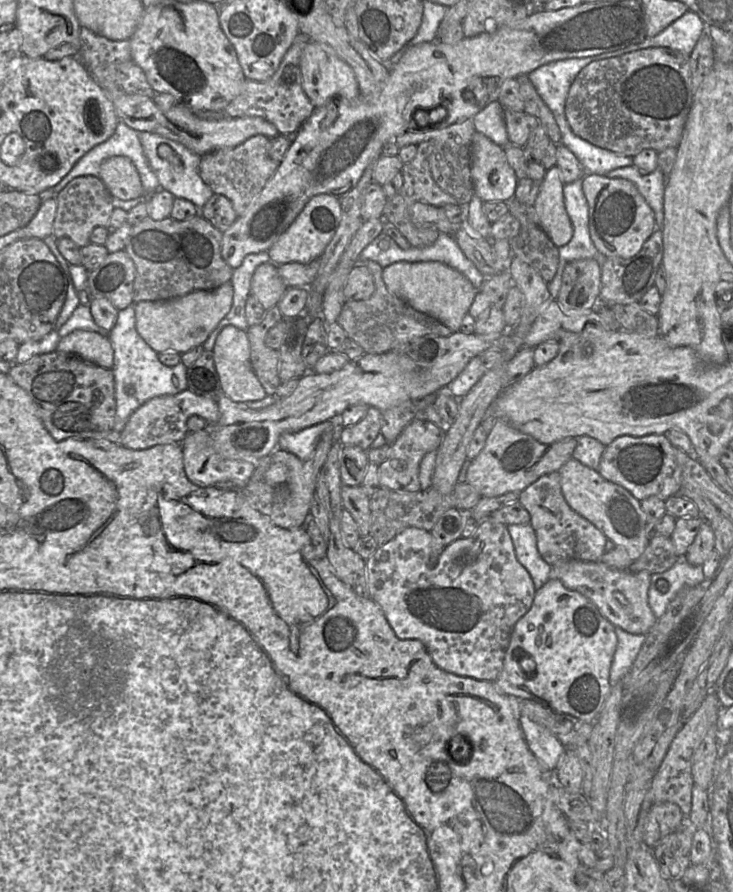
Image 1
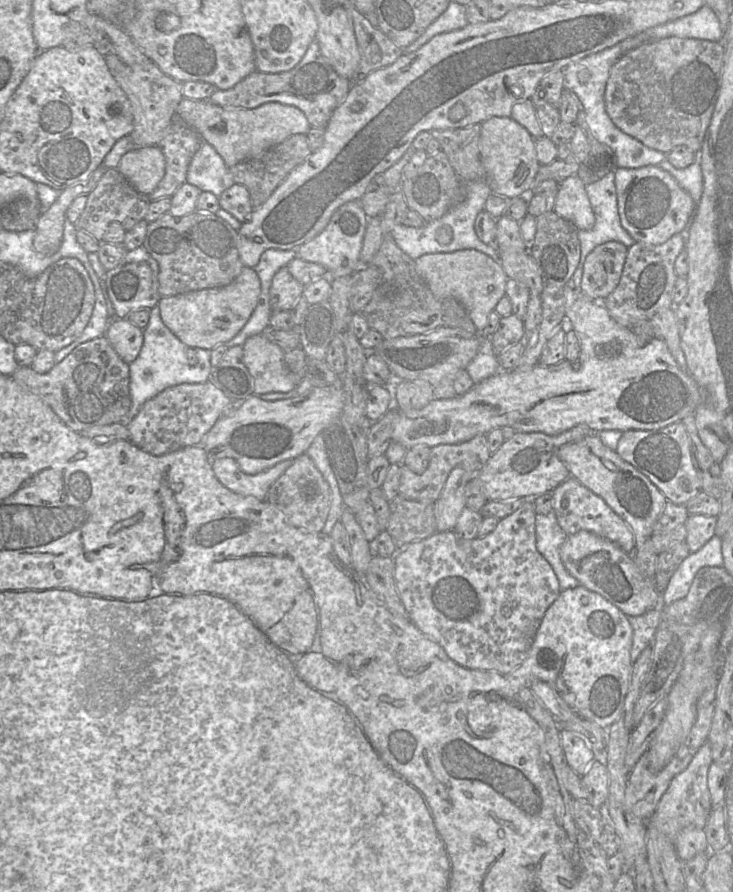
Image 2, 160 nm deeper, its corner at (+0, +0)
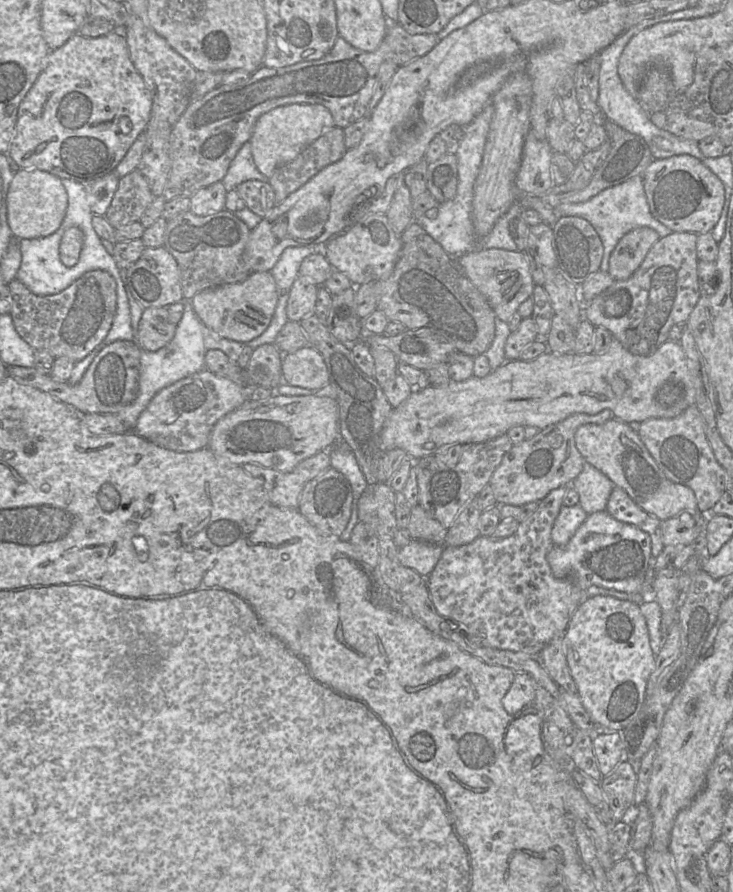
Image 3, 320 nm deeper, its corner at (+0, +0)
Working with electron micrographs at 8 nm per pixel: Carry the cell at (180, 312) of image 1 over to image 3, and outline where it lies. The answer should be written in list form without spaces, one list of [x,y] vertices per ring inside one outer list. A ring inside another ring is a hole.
[[[269,271],[252,272],[241,282],[203,290],[194,295],[189,303],[192,310],[210,331],[221,338],[246,343],[260,336],[268,328],[278,303],[278,291],[275,279]]]

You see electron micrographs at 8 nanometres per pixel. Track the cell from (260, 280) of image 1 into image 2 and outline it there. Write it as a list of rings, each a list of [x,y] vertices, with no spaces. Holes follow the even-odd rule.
[[[287,267],[280,268],[271,281],[269,296],[273,310],[290,311],[302,298],[305,285],[295,279]]]

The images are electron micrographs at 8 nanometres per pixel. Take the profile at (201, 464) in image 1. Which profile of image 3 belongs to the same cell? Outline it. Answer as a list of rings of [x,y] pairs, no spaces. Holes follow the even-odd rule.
[[[329,450],[317,453],[288,472],[279,472],[263,466],[246,463],[243,469],[251,476],[262,479],[269,500],[276,506],[296,509],[307,482],[331,467]]]

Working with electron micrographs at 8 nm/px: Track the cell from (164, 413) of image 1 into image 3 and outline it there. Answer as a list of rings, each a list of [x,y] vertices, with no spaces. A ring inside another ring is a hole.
[[[203,369],[160,390],[141,413],[131,430],[168,450],[191,452],[207,448],[209,435],[222,417],[247,401],[247,393],[227,377]]]

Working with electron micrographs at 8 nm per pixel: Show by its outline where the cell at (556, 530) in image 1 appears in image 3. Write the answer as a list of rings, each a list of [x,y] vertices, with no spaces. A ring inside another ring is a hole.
[[[615,487],[605,507],[613,518],[623,523],[638,527],[652,537],[652,554],[659,556],[665,547],[660,536],[661,520],[640,508],[629,495],[619,487]]]

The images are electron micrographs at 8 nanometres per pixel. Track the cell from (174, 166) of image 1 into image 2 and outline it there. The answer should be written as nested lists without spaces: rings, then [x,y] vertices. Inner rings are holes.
[[[206,142],[194,154],[186,182],[217,197],[236,184],[223,158]]]

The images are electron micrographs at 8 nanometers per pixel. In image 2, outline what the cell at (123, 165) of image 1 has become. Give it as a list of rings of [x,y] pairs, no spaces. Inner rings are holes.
[[[158,146],[136,148],[126,152],[117,170],[141,195],[148,196],[165,175],[166,162]]]

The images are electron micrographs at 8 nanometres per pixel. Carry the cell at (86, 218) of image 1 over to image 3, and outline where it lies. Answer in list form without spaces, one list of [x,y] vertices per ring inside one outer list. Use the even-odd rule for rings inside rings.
[[[135,170],[120,178],[111,204],[103,217],[116,230],[139,222],[154,198],[145,177]]]

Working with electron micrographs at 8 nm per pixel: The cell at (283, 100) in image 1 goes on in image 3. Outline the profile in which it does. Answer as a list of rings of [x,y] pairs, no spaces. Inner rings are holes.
[[[397,22],[389,23],[388,42],[373,52],[353,47],[338,37],[332,49],[322,58],[299,62],[282,68],[257,68],[244,81],[220,85],[202,98],[190,102],[173,125],[169,137],[171,171],[161,197],[165,201],[191,197],[199,189],[221,182],[242,146],[249,141],[255,123],[268,111],[289,104],[320,104],[332,114],[334,126],[345,128],[369,115],[369,103],[378,80],[380,65],[393,61],[399,68],[429,53],[440,41],[437,34],[410,34]]]

